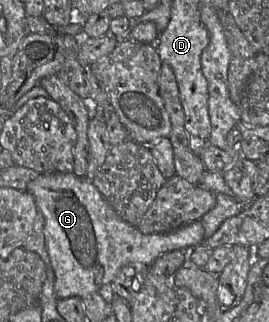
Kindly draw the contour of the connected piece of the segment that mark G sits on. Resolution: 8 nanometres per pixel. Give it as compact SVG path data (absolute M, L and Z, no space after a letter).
M74 173L38 174L28 183L26 191L34 197L38 211L45 220L43 232L56 276L55 293L58 299L74 296L84 299L98 292L103 285L112 283L120 270L131 263L142 263L150 267L164 253L175 250L189 252L205 239L200 220L166 233L141 233L117 214L92 181L86 177L77 177Z

